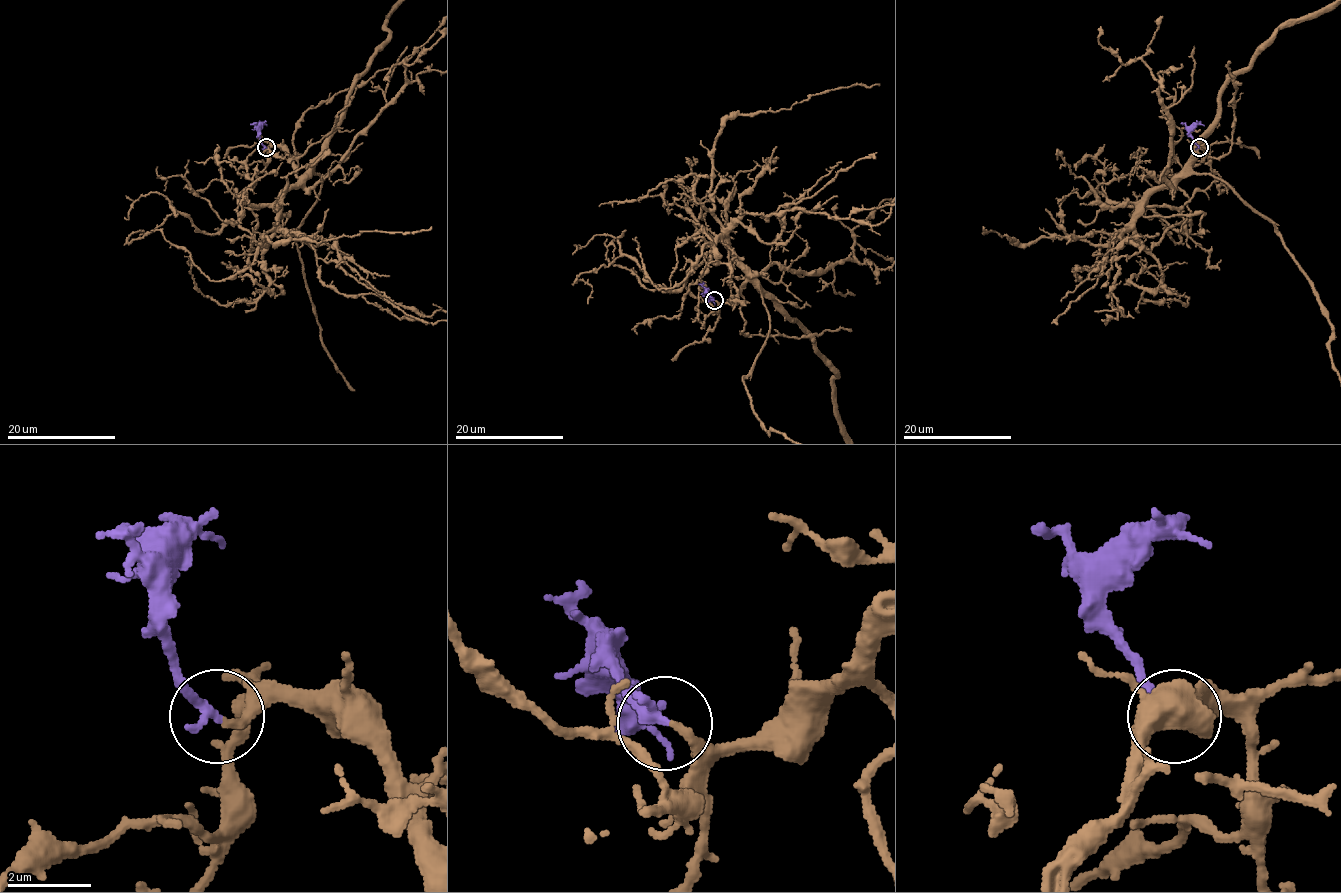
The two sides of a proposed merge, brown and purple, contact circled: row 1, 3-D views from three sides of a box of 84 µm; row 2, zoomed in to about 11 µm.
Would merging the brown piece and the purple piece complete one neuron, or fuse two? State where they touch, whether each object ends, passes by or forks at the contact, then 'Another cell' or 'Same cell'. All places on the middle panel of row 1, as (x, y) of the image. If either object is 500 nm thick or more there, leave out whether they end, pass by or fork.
Place: (714, 300). At the ring brown ends. At the ring purple ends. Same cell

